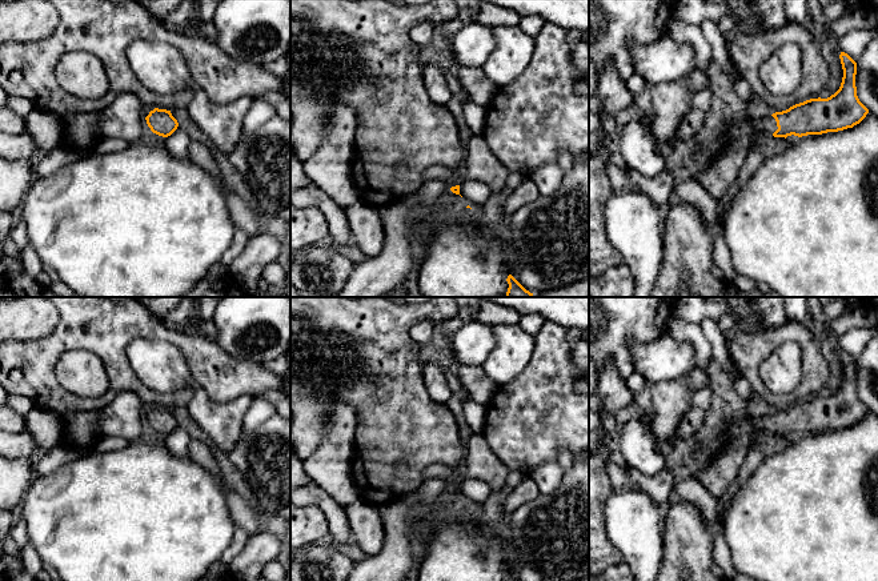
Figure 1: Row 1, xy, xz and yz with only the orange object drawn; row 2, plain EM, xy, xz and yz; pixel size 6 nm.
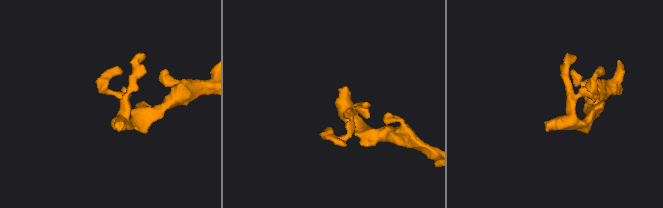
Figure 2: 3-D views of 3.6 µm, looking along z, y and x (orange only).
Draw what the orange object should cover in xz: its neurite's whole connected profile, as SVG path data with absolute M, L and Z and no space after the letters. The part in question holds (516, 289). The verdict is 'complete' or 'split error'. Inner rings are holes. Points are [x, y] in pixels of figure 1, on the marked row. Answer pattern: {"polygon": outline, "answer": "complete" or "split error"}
{"polygon": "M512 275L506 279L509 288L506 297L533 297L533 293L526 290Z", "answer": "complete"}

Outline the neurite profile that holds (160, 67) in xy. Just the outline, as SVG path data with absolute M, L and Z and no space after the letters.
M137 40L127 49L127 57L136 77L155 93L175 95L189 88L192 100L185 109L191 124L221 152L228 155L234 148L253 97L241 96L224 105L213 103L195 84L183 55L165 43Z

